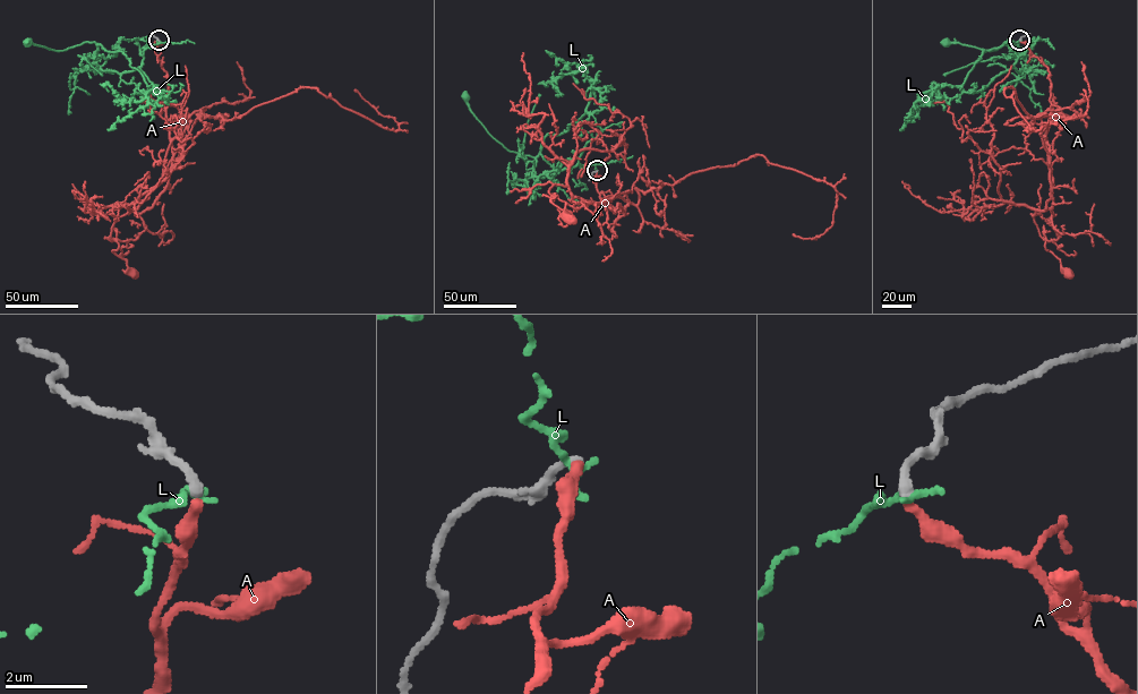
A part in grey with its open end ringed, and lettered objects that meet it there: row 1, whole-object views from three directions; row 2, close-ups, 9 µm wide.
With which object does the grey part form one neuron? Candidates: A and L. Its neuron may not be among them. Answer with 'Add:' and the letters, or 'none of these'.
Add: A

